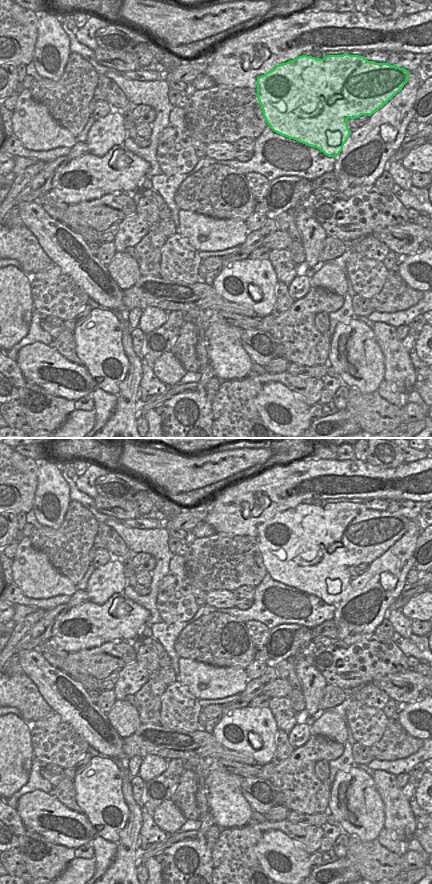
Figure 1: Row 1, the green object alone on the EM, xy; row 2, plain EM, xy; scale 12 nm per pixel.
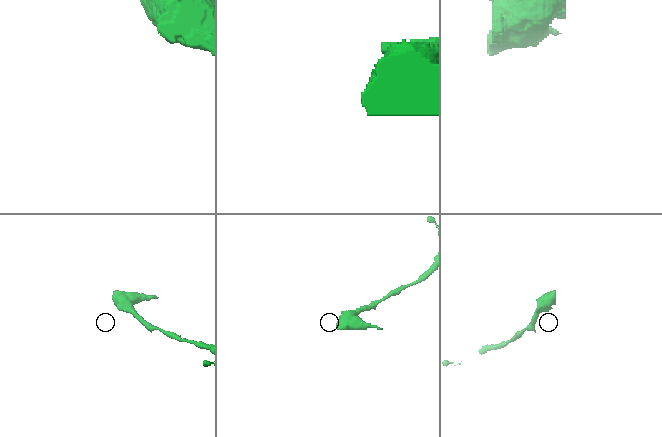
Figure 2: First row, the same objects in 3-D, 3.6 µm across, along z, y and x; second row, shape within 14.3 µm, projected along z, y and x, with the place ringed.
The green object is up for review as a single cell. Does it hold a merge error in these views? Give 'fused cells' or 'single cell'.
fused cells

